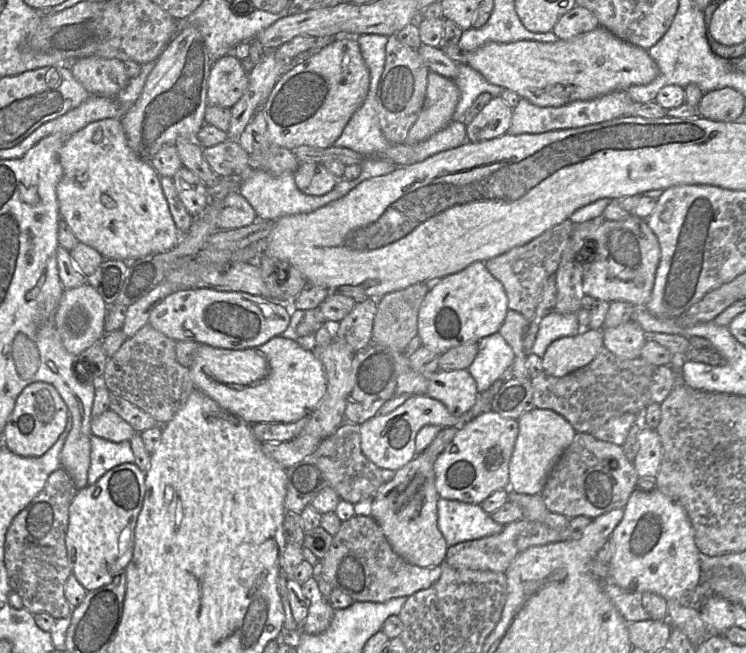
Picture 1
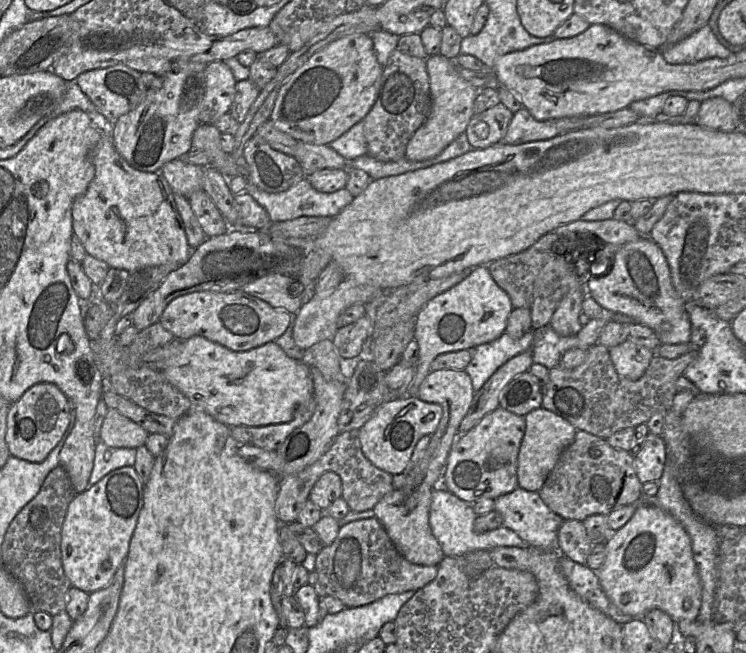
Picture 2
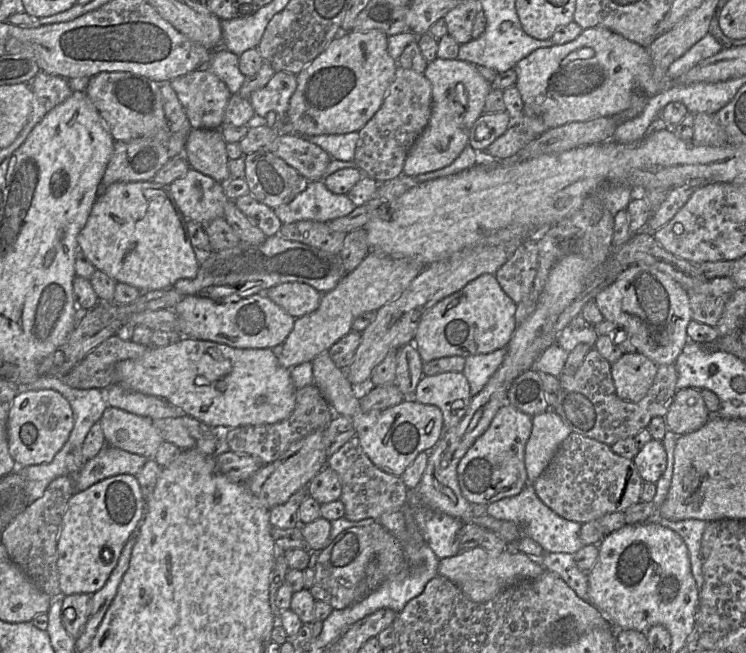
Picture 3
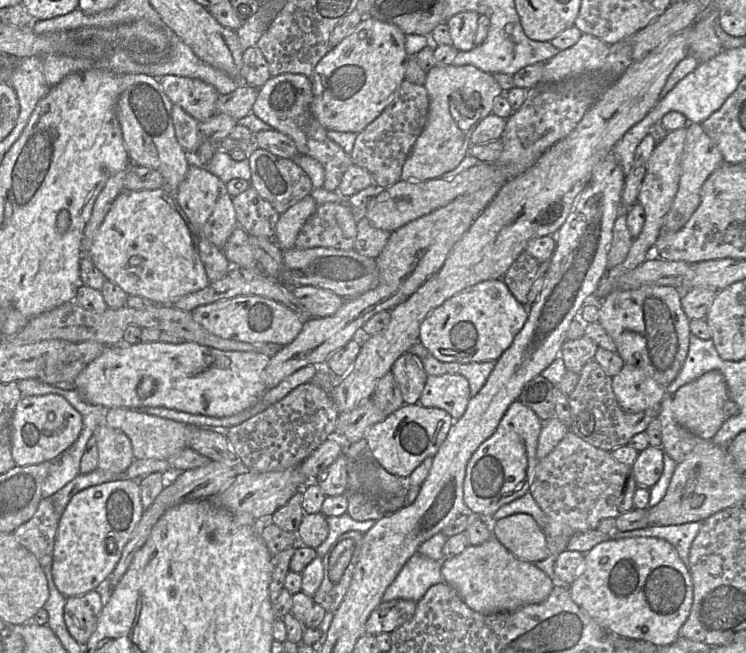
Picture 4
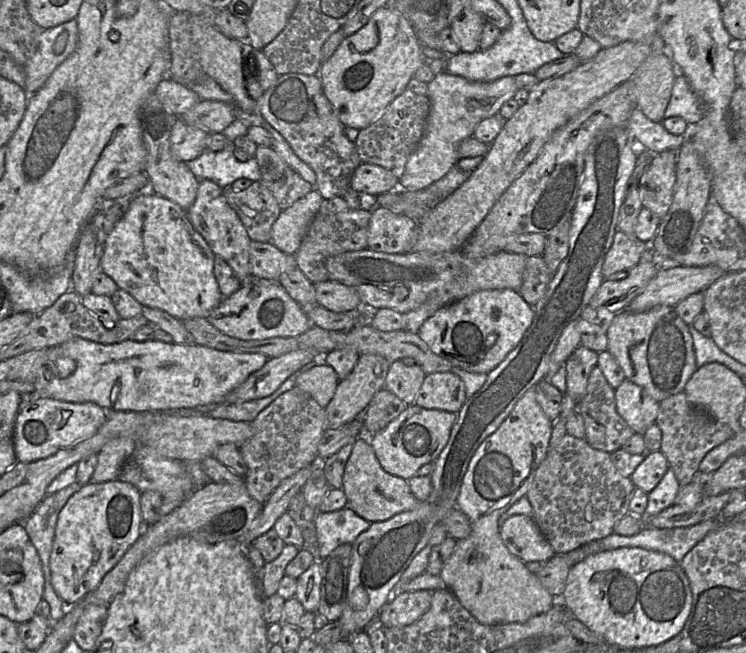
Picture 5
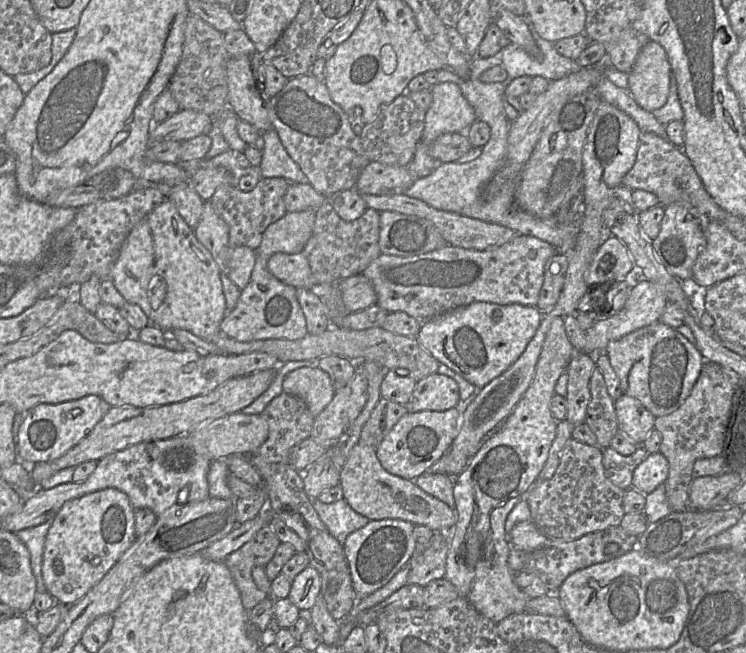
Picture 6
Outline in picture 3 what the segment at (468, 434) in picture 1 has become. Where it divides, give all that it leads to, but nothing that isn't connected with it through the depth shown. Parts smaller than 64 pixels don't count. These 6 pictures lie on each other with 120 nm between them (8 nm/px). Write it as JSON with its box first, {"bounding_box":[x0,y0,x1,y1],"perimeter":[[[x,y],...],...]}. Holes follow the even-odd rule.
{"bounding_box":[457,402,532,505],"perimeter":[[[508,402],[498,410],[488,429],[476,439],[457,467],[459,486],[468,502],[489,505],[524,489],[528,484],[525,447],[532,426],[532,417]]]}

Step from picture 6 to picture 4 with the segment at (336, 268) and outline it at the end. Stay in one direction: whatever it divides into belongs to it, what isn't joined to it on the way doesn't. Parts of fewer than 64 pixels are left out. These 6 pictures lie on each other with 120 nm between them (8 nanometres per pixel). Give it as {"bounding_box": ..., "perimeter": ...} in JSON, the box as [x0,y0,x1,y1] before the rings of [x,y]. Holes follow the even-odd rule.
{"bounding_box":[297,204,358,250],"perimeter":[[[349,204],[319,205],[297,236],[299,249],[327,247],[352,250],[357,237],[358,213]]]}

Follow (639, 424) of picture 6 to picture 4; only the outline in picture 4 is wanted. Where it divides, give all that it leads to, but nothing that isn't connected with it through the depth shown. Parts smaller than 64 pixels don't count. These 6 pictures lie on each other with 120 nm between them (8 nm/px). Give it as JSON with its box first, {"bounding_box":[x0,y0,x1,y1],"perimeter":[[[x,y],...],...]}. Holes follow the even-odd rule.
{"bounding_box":[612,364,666,413],"perimeter":[[[625,364],[618,374],[612,377],[612,388],[619,405],[626,411],[637,413],[660,407],[666,396],[666,389],[635,366]]]}

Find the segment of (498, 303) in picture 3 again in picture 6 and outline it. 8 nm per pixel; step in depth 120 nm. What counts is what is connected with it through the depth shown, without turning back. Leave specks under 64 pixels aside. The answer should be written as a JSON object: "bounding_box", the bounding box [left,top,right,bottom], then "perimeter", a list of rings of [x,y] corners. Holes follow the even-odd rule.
{"bounding_box":[417,301,542,389],"perimeter":[[[476,301],[422,321],[417,339],[440,363],[445,364],[480,389],[502,374],[520,357],[535,335],[541,320],[542,312],[536,306],[519,303],[499,305]],[[495,310],[502,311],[502,319],[498,322],[493,319]]]}

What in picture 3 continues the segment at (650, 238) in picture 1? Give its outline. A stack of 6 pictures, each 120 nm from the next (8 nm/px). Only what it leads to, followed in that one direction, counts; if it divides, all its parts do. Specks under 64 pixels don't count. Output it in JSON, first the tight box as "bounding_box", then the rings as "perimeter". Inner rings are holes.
{"bounding_box":[594,265,692,366],"perimeter":[[[631,265],[612,284],[603,288],[594,301],[606,320],[619,324],[626,330],[636,352],[657,366],[675,364],[688,342],[687,327],[692,320],[692,312],[688,293],[669,275],[647,265]]]}

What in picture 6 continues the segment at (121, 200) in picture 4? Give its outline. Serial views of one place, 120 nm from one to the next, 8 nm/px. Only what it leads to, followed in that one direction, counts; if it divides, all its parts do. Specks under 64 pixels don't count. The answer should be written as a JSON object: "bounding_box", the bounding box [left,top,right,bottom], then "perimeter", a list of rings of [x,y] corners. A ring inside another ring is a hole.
{"bounding_box":[109,200,226,341],"perimeter":[[[169,200],[154,208],[129,233],[123,242],[109,279],[126,302],[137,304],[149,317],[150,323],[166,332],[184,329],[212,341],[220,333],[220,324],[226,316],[226,300],[223,293],[221,271],[211,253],[196,239]]]}

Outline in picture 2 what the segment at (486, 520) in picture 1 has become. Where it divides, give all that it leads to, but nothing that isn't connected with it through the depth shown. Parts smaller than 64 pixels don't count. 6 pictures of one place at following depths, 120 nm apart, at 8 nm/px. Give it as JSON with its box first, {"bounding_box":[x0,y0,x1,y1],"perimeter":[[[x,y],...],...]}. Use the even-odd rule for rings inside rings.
{"bounding_box":[429,489,530,557],"perimeter":[[[436,489],[433,491],[429,512],[429,524],[445,556],[463,557],[470,552],[489,551],[499,546],[530,547],[529,543],[523,540],[516,532],[504,526],[485,533],[476,533],[474,531],[476,518],[477,514],[472,504],[461,500],[446,489]]]}

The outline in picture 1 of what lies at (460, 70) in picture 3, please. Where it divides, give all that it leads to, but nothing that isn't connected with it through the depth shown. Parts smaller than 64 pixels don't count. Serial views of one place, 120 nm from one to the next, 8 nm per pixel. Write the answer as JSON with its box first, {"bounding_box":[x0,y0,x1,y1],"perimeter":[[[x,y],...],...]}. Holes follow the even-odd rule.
{"bounding_box":[406,71,459,146],"perimeter":[[[429,71],[424,106],[406,144],[415,146],[447,127],[453,121],[459,96],[454,80]]]}

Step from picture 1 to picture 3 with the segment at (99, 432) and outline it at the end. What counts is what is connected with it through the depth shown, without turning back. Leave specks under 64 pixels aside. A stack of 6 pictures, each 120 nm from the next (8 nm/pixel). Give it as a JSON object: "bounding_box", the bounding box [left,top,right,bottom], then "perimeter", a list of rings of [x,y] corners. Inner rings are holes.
{"bounding_box":[99,407,164,459],"perimeter":[[[107,407],[99,420],[107,446],[153,459],[164,442],[152,419]]]}

